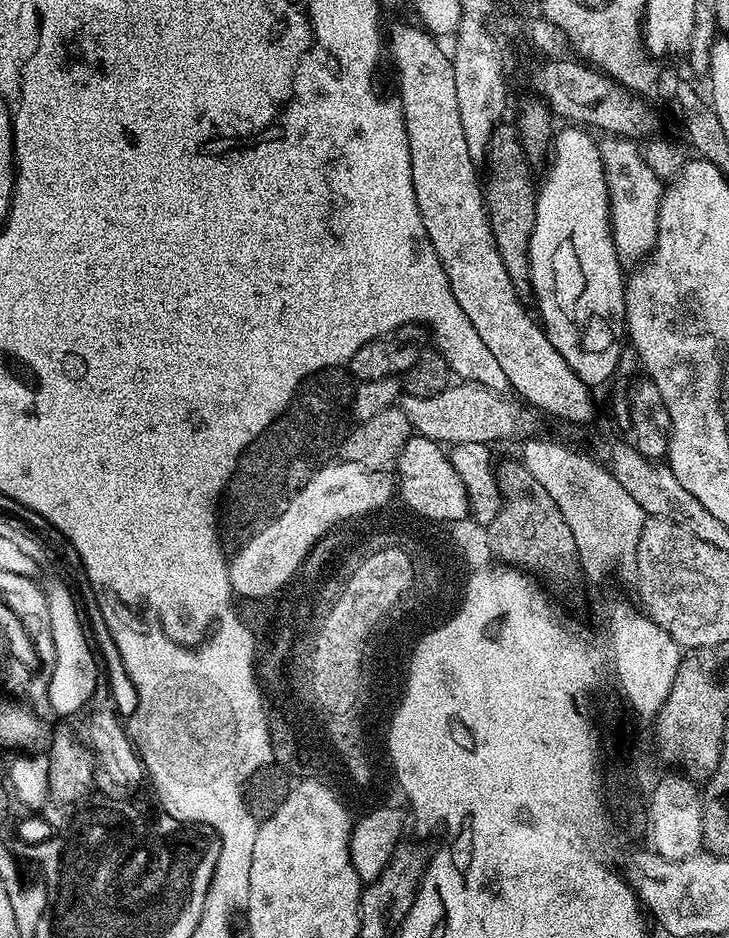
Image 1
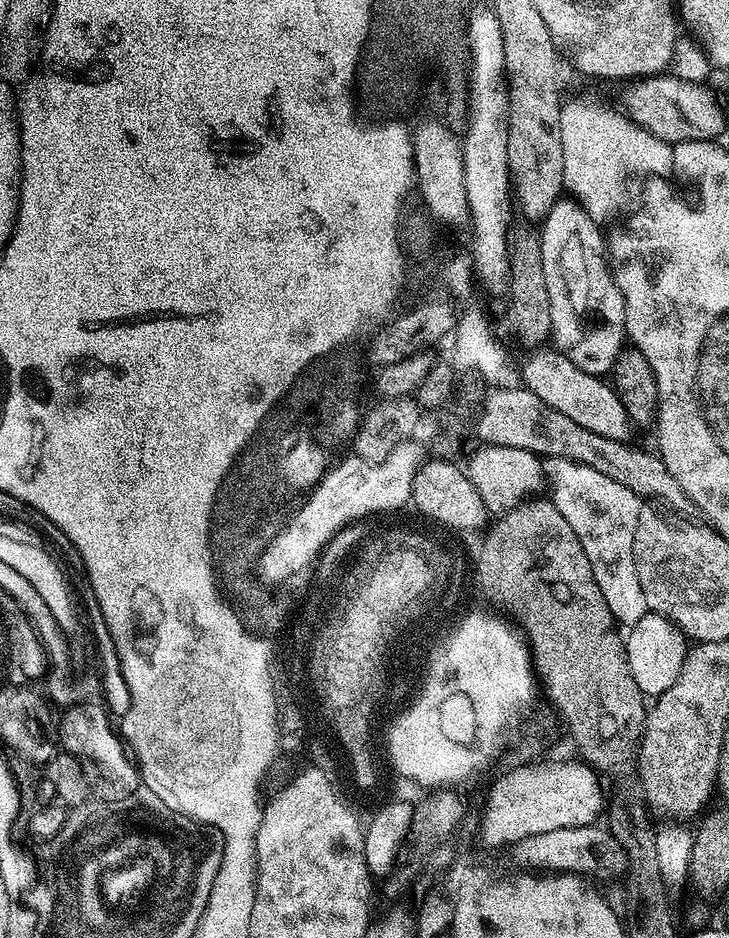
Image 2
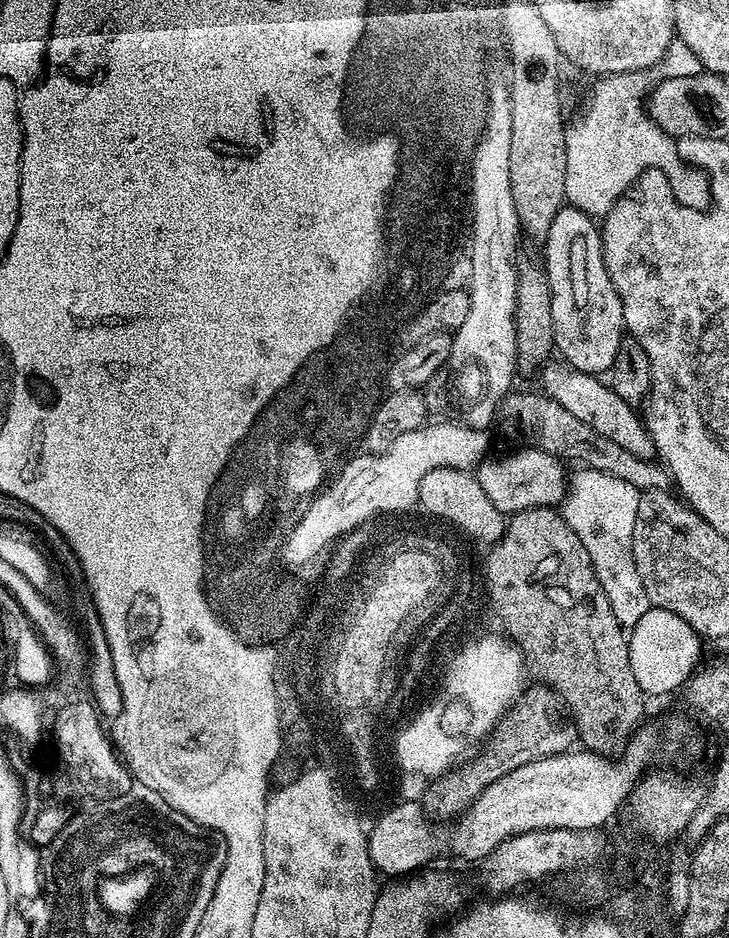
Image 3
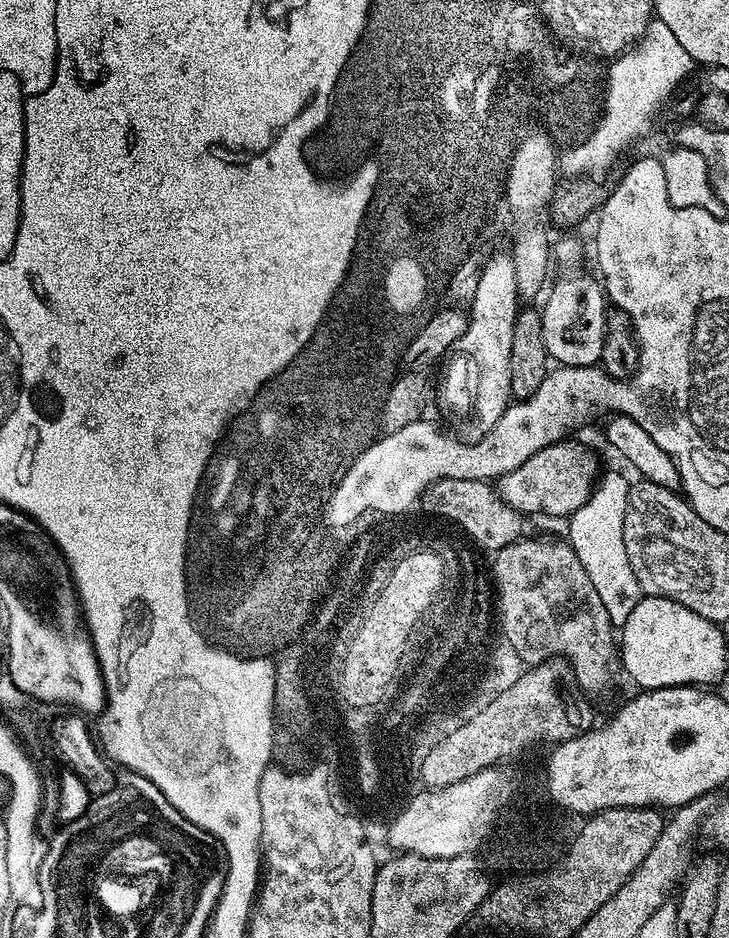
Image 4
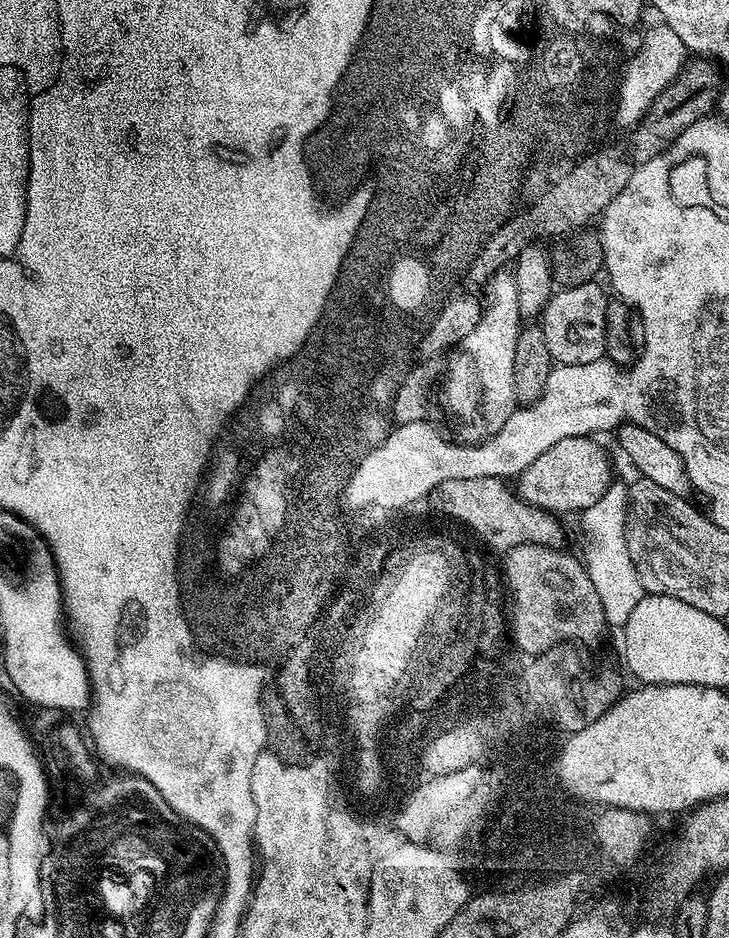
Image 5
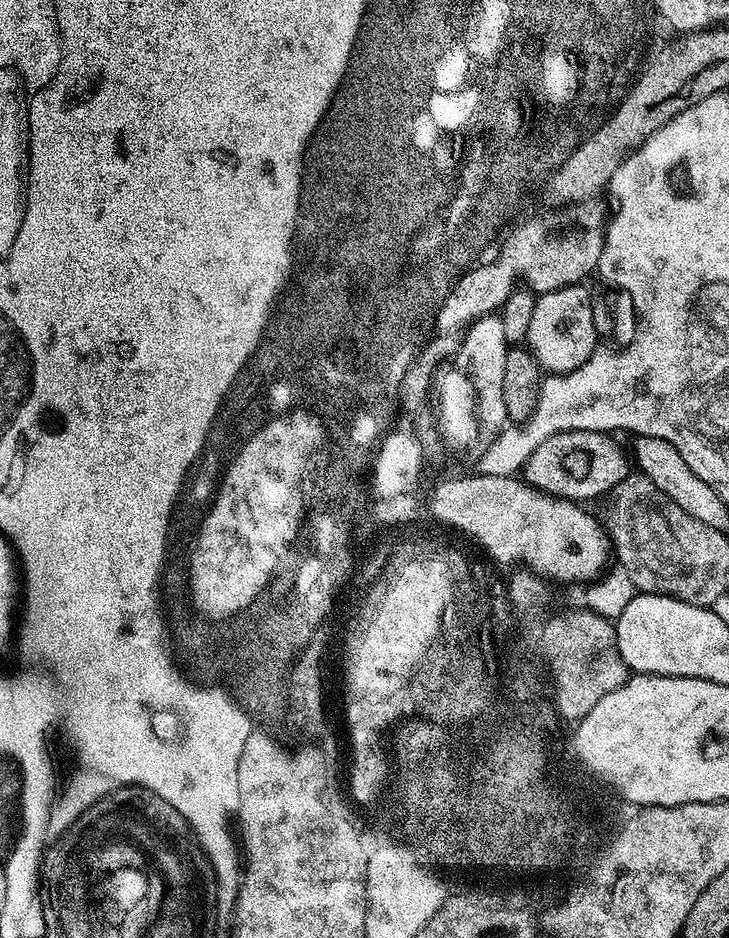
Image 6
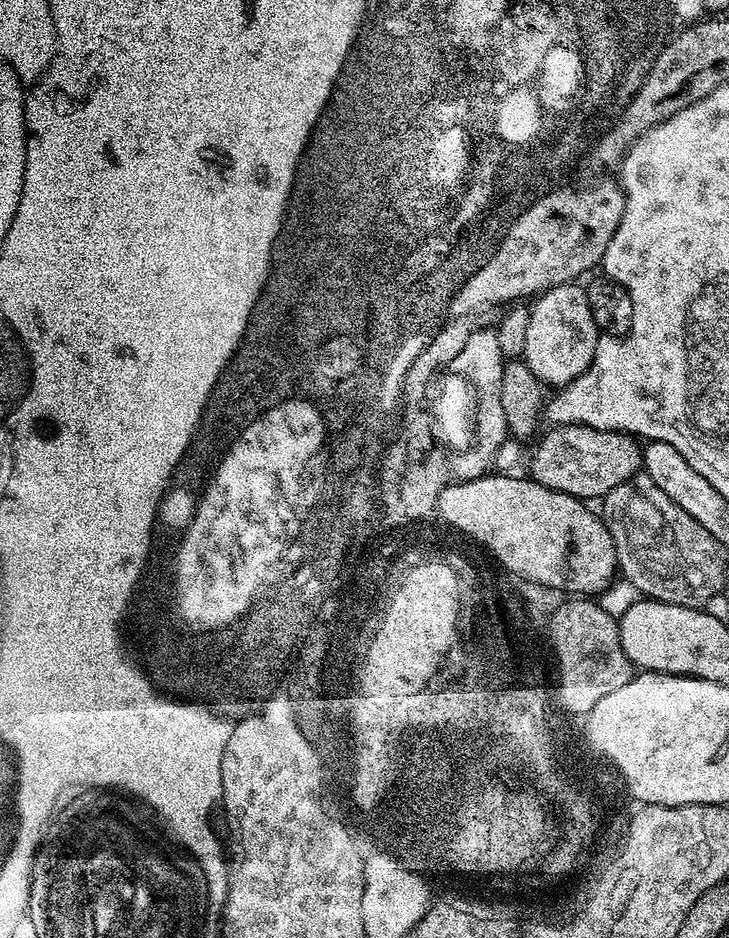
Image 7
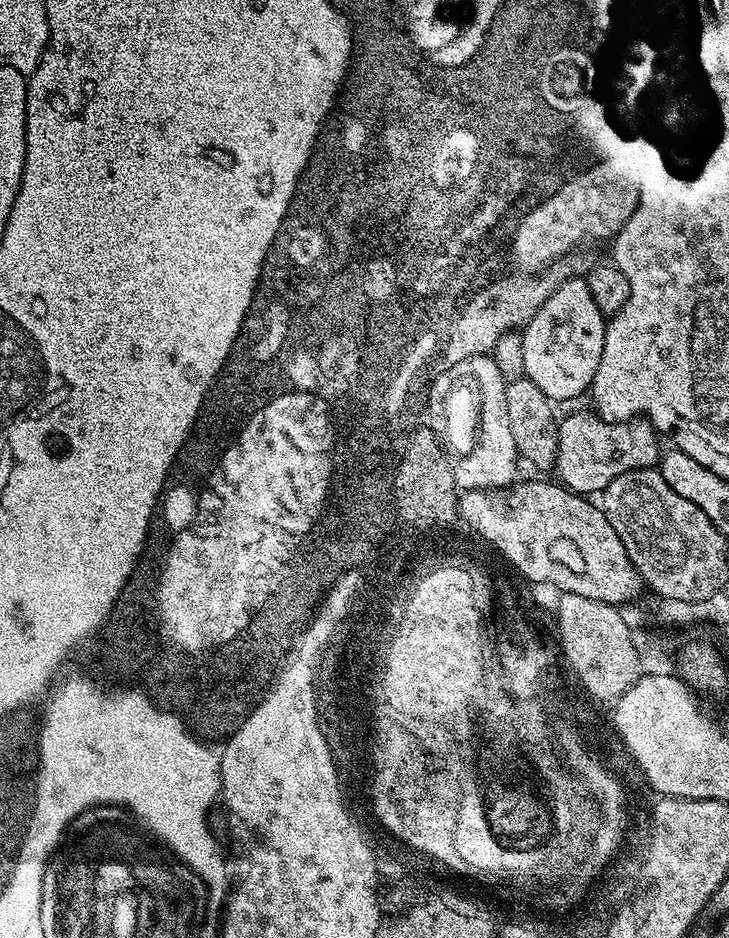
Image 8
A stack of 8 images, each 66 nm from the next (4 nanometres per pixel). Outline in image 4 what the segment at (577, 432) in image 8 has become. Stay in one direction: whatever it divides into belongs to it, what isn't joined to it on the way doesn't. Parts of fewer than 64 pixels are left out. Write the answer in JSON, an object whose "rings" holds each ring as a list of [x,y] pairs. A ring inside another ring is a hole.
{"rings":[[[565,438],[526,458],[518,470],[510,470],[510,474],[499,477],[498,491],[504,503],[521,514],[545,512],[548,516],[568,518],[591,498],[597,484],[595,454],[586,445]]]}

